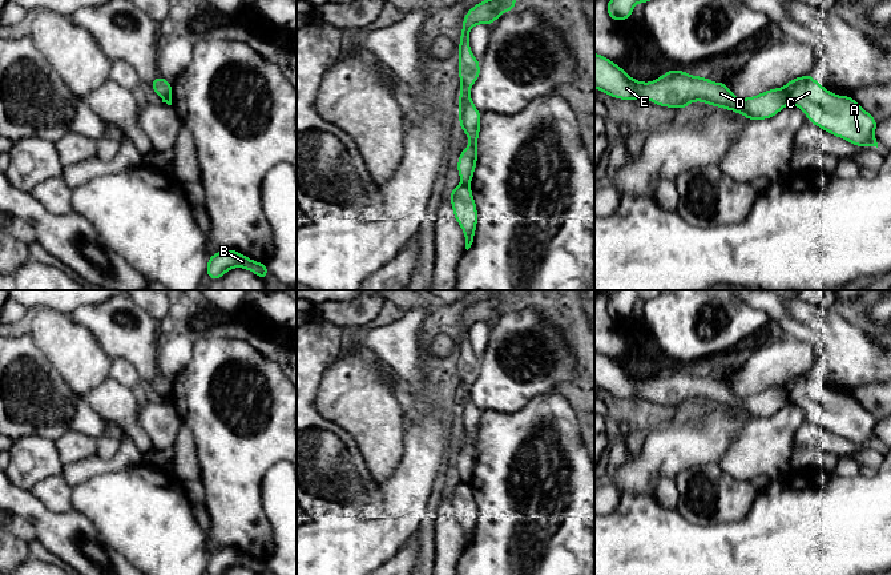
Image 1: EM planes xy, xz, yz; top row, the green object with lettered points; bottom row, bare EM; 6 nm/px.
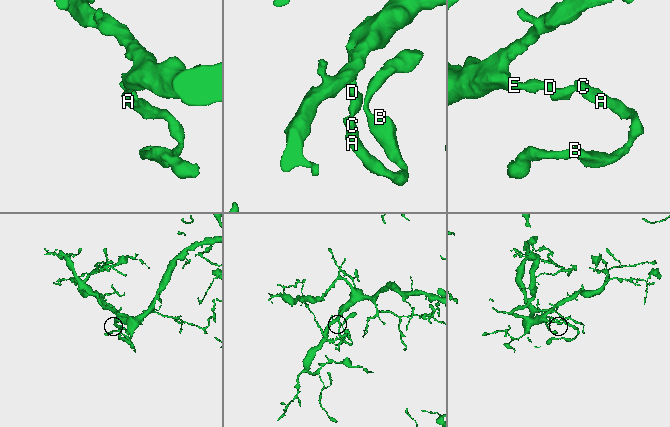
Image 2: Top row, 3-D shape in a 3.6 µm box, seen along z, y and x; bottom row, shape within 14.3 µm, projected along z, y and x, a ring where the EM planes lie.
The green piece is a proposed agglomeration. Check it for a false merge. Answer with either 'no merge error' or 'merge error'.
merge error

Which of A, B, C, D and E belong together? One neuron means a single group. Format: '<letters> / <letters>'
A B C / D E

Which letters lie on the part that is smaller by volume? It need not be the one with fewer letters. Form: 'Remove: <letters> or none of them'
Remove: A, B, C

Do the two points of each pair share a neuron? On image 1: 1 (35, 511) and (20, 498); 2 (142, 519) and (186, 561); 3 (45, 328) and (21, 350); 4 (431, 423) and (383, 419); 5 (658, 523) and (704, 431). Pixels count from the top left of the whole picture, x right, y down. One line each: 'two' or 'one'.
1: one
2: one
3: two
4: two
5: two

